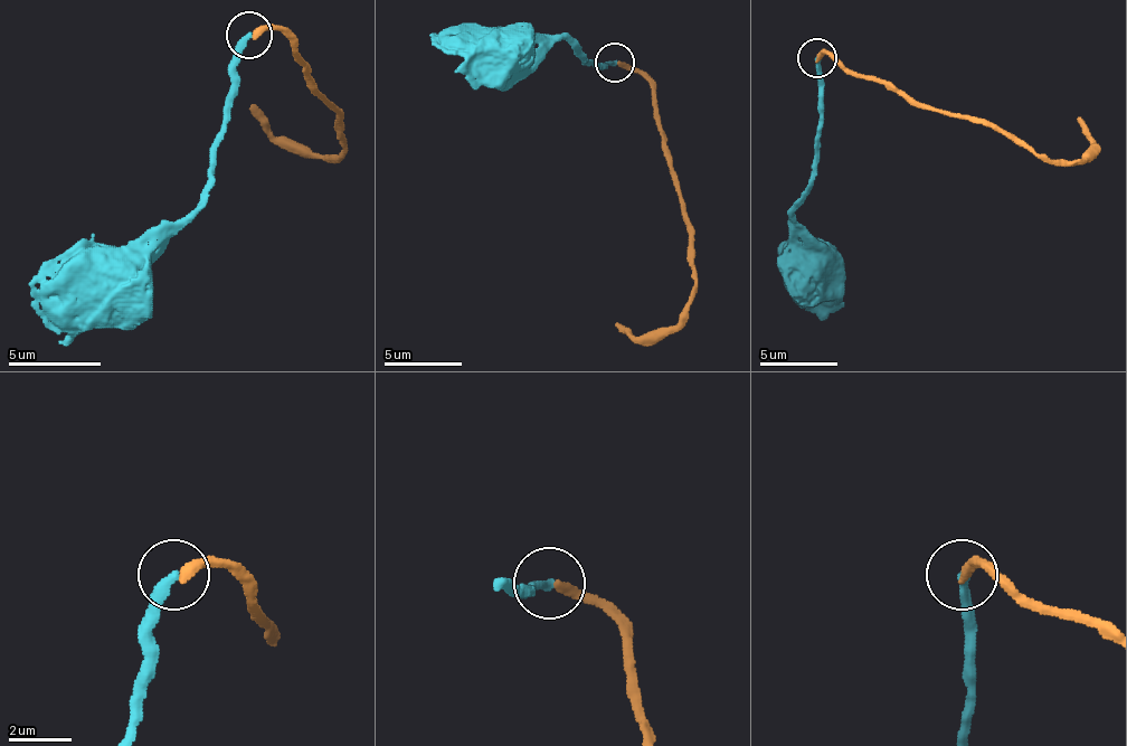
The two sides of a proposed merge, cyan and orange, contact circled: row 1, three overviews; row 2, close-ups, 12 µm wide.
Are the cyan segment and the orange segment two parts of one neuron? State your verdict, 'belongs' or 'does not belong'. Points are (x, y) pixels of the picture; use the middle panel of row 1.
belongs

